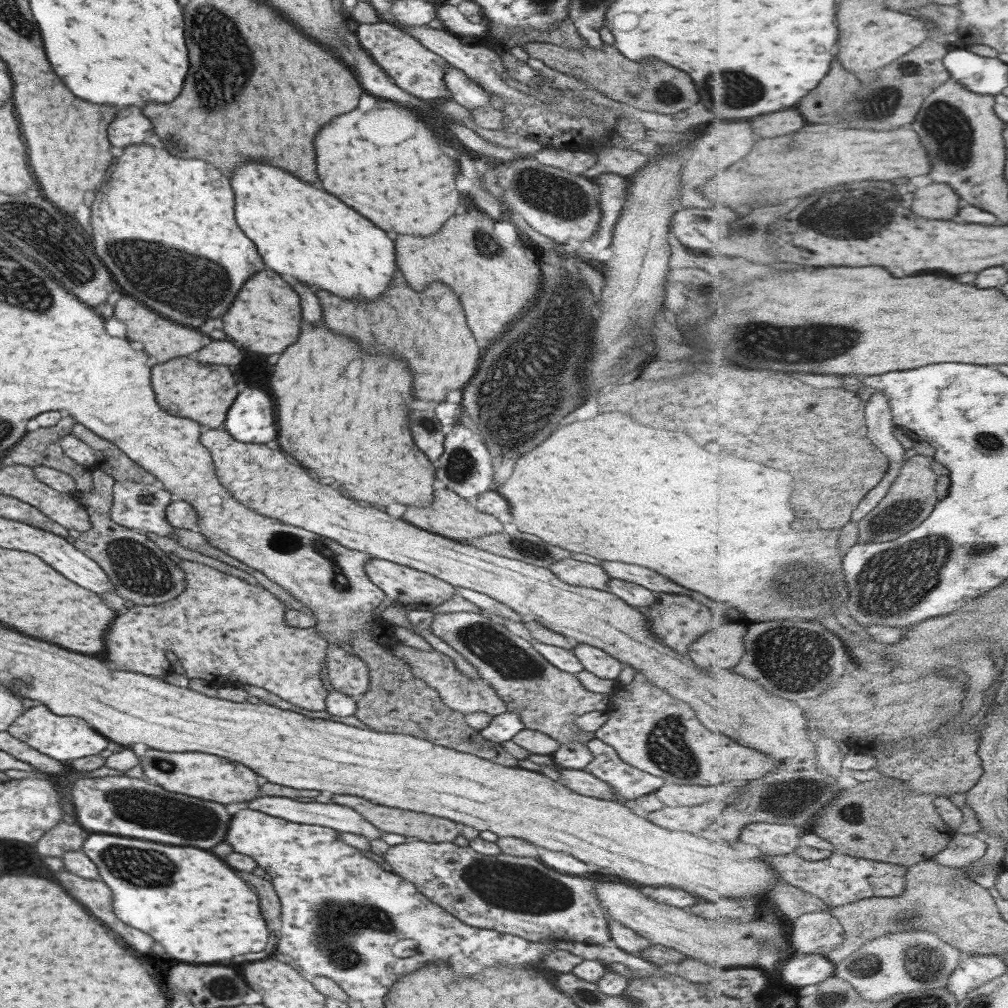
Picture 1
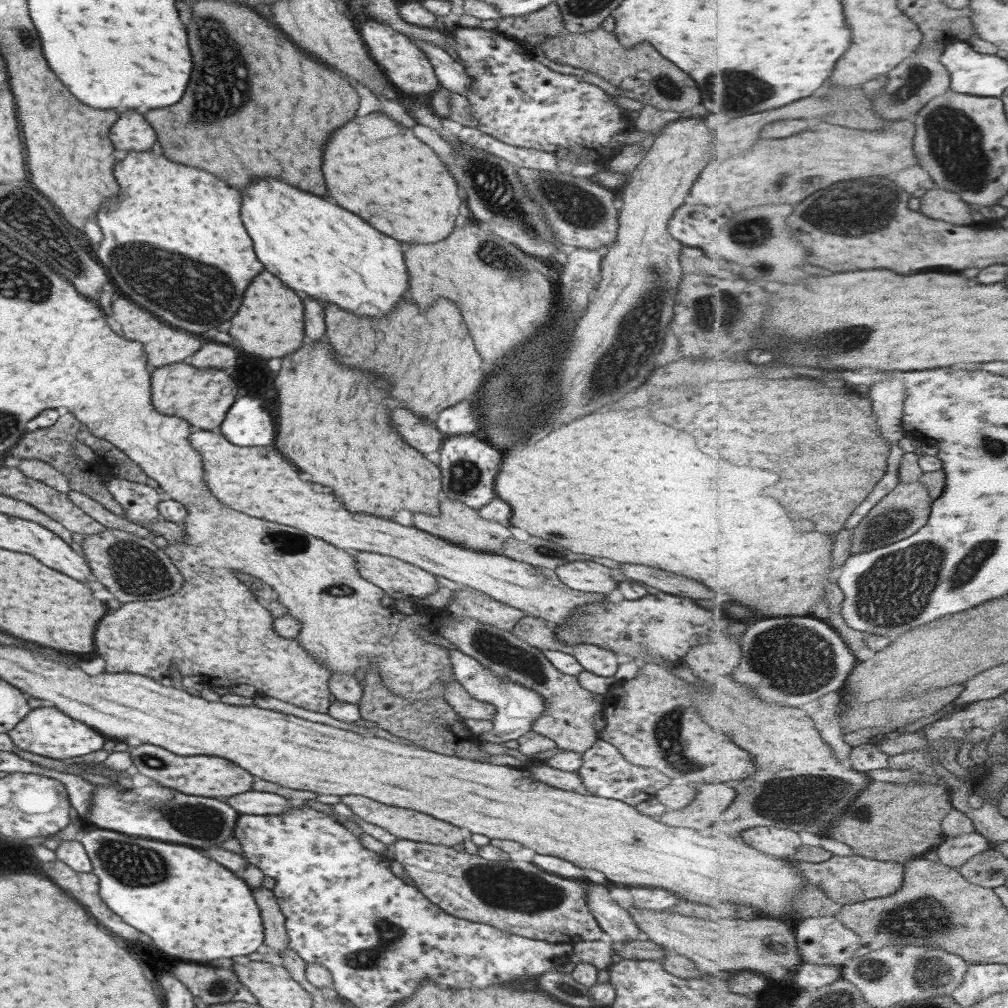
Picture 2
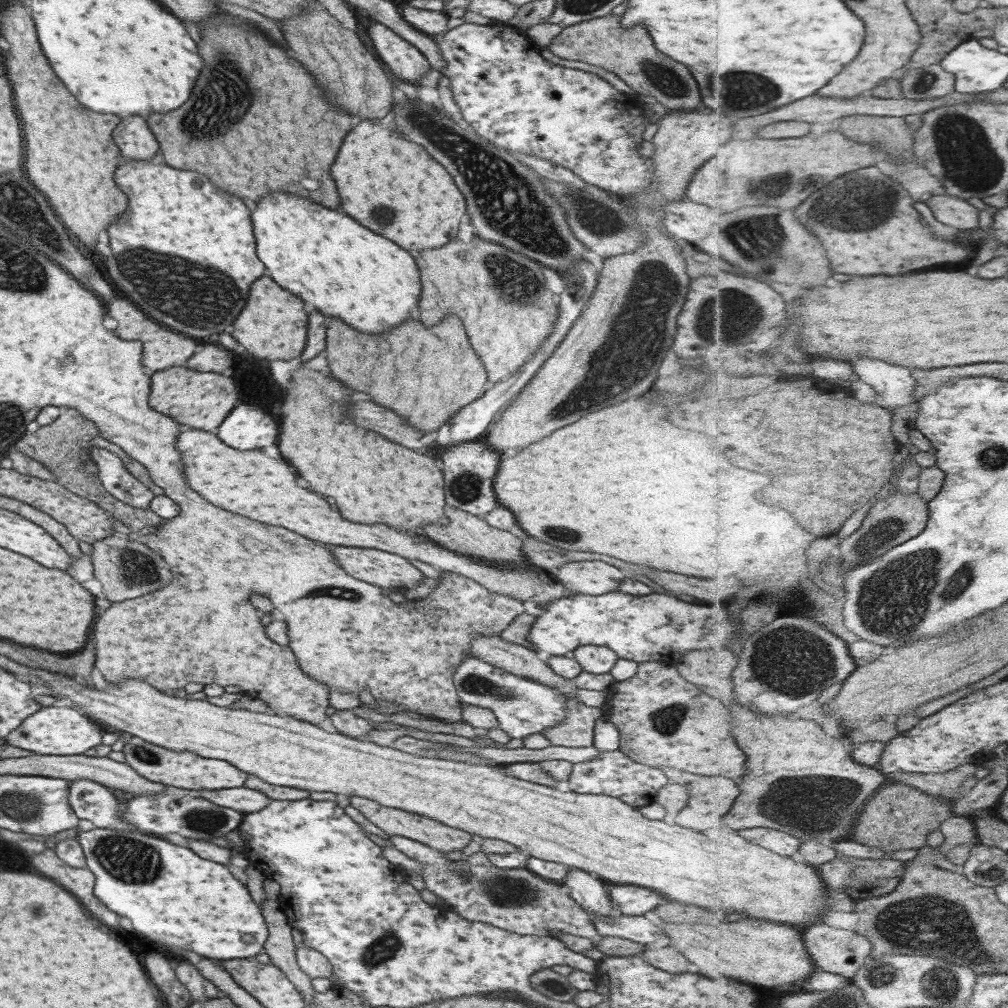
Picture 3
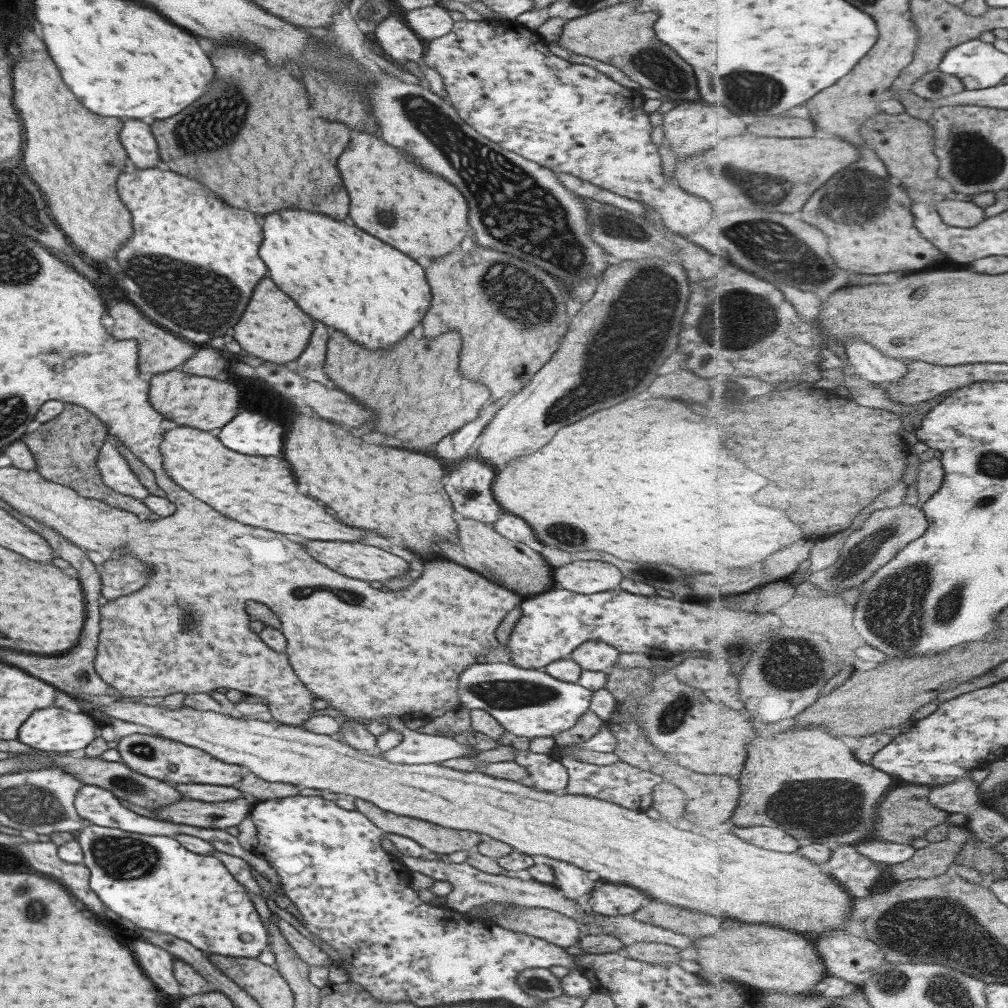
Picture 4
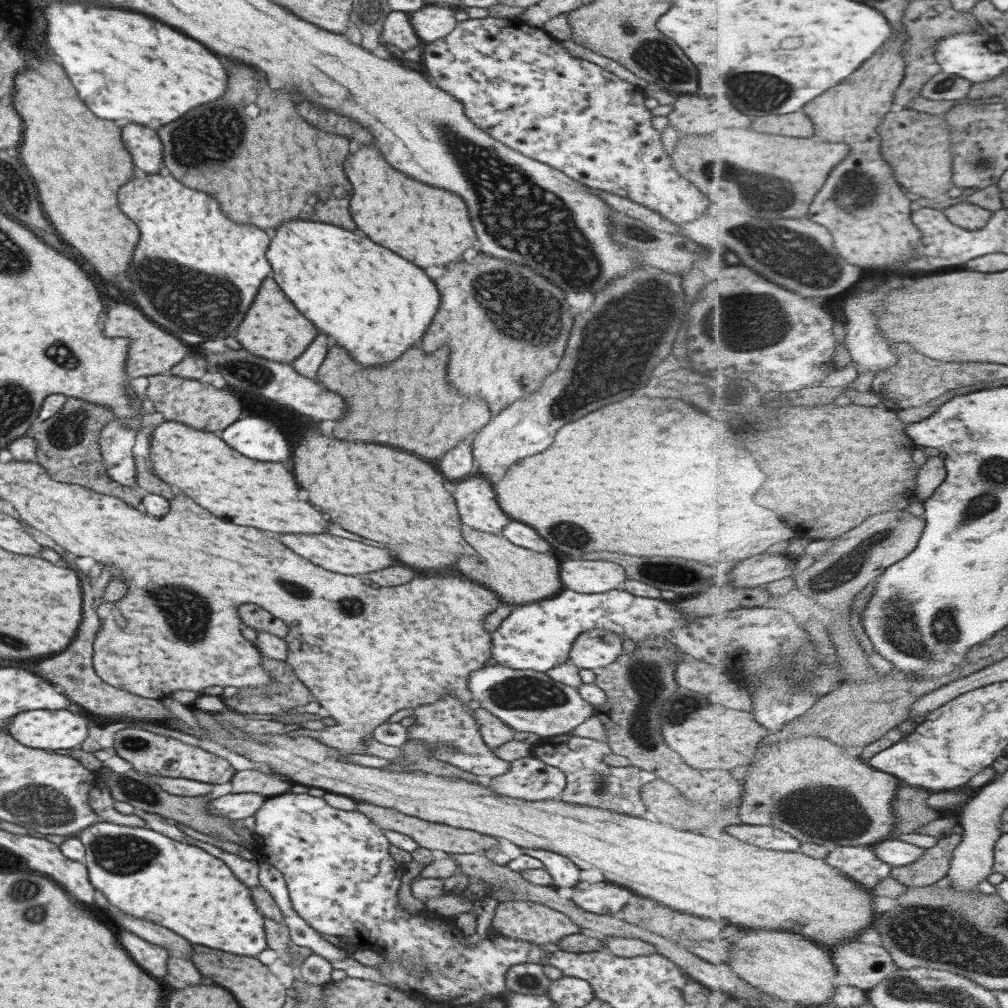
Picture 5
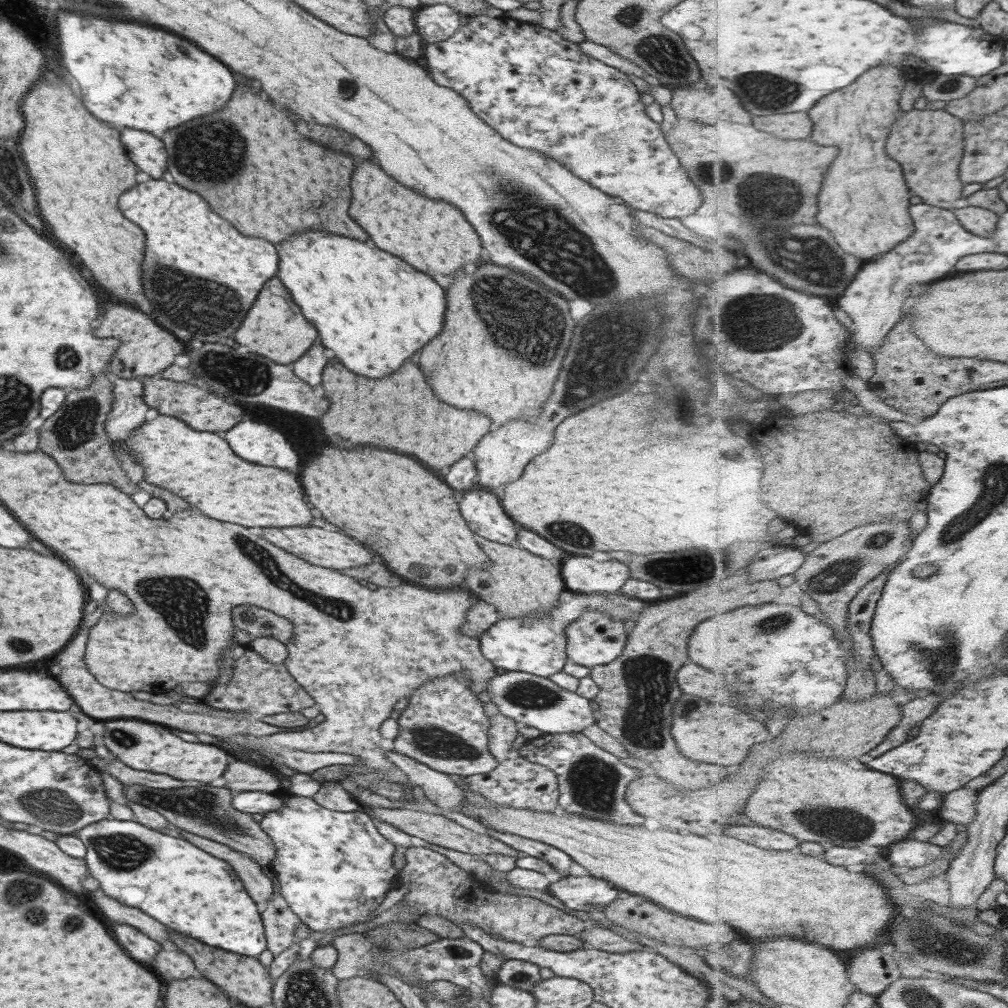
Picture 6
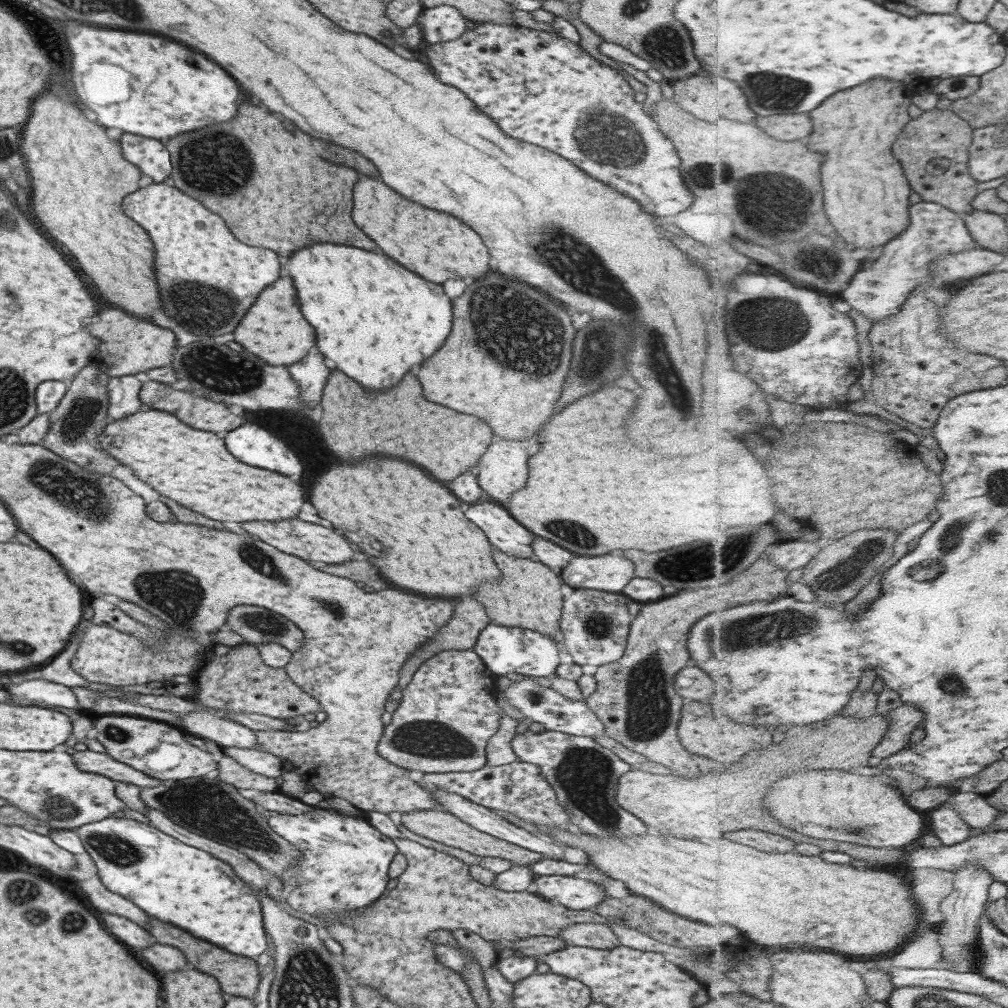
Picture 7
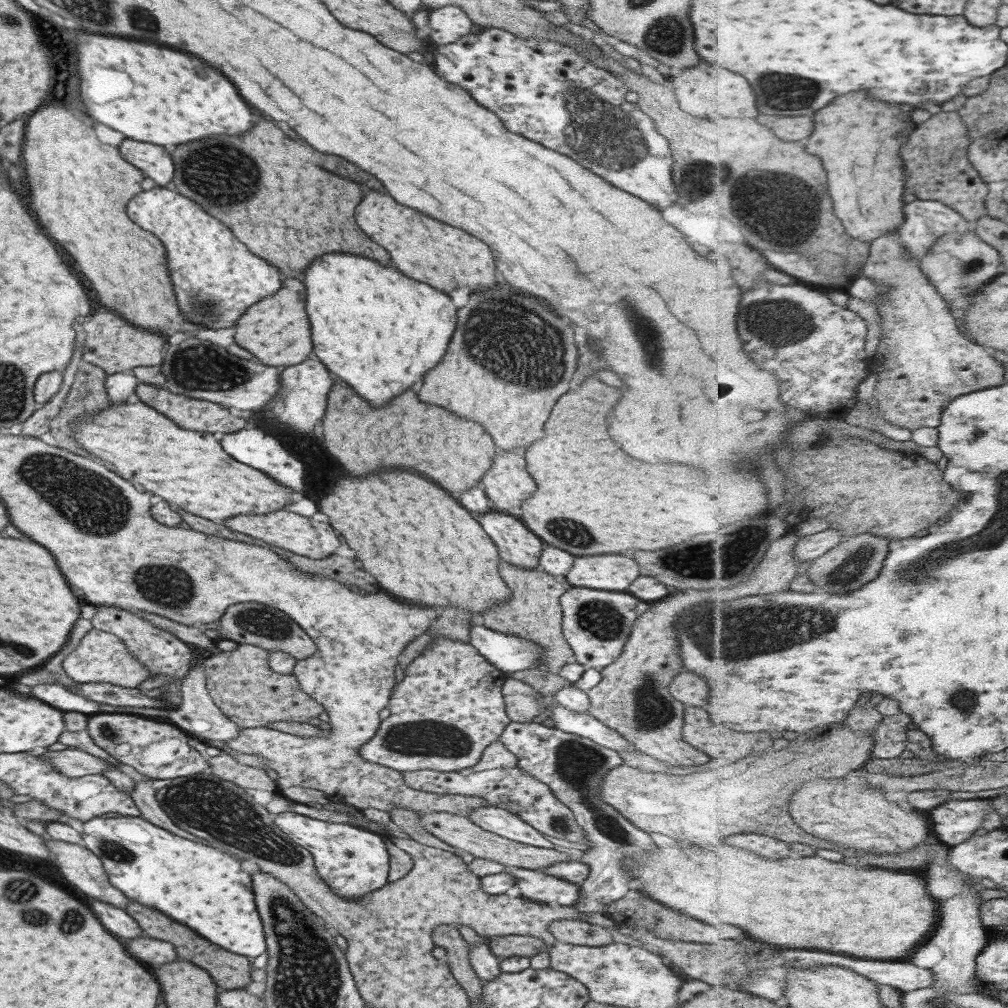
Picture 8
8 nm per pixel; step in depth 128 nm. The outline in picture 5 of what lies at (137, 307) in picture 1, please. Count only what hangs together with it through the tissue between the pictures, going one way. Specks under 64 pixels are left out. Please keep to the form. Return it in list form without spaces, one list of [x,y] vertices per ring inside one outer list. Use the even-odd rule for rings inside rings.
[[[119,304],[105,314],[103,332],[105,332],[105,336],[125,336],[131,340],[129,358],[127,358],[127,366],[125,366],[125,375],[129,379],[137,378],[137,376],[148,377],[163,374],[177,362],[181,362],[189,352],[189,348],[183,342],[179,342],[175,336],[159,330],[157,326],[153,326],[139,310],[127,306],[127,304]]]

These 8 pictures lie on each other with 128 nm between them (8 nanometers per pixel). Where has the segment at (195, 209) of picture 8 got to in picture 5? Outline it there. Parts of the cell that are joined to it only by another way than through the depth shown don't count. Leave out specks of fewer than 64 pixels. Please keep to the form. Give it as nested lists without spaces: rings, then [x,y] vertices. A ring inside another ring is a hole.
[[[158,172],[145,173],[143,178],[127,180],[119,188],[117,200],[121,212],[139,228],[139,242],[131,254],[127,278],[133,284],[133,300],[141,312],[191,346],[229,336],[241,322],[261,280],[269,274],[269,264],[265,258],[269,238],[265,232],[255,226],[231,222],[223,216],[211,196],[199,190],[191,190],[171,175],[162,176]]]

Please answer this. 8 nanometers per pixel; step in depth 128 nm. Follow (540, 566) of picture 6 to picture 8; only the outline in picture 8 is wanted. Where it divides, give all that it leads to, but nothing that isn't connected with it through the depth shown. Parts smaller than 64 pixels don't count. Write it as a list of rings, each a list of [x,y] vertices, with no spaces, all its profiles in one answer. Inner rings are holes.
[[[499,560],[498,570],[499,576],[510,590],[510,595],[505,601],[499,601],[497,605],[491,605],[483,611],[483,626],[537,643],[541,647],[541,661],[537,668],[556,673],[559,667],[567,664],[568,658],[572,657],[561,628],[562,610],[559,598],[565,588],[553,575],[537,568],[527,569]]]

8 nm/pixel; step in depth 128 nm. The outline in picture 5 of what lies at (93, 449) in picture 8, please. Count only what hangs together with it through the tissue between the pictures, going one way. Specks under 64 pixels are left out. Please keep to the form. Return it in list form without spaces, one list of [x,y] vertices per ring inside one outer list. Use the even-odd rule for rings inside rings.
[[[163,422],[153,430],[153,440],[149,442],[151,471],[171,486],[177,486],[201,508],[209,510],[213,516],[229,518],[237,526],[253,526],[259,530],[279,532],[279,534],[326,534],[325,520],[311,506],[297,498],[297,486],[293,474],[283,468],[281,462],[255,462],[239,452],[227,448],[215,434],[199,432],[185,424]]]

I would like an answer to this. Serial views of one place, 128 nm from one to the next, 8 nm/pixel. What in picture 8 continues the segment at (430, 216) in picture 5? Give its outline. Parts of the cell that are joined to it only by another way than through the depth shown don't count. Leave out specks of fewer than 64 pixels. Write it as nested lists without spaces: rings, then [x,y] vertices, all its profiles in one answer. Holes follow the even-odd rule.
[[[361,188],[361,202],[355,208],[355,222],[365,236],[389,250],[389,254],[393,254],[389,256],[391,262],[413,280],[421,280],[425,284],[431,282],[431,286],[441,292],[449,292],[455,286],[467,286],[475,292],[493,284],[495,266],[489,248],[481,244],[481,240],[413,208],[405,208],[385,194],[371,192],[371,188]]]

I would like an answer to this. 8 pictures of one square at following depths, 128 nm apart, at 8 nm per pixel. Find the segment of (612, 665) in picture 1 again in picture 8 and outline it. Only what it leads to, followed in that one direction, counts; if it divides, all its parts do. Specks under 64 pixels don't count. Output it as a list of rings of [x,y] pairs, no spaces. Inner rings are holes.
[[[570,588],[559,598],[562,610],[562,635],[572,652],[574,662],[585,669],[598,669],[611,664],[623,650],[623,645],[635,621],[634,608],[640,600],[629,593],[595,591],[591,588]]]

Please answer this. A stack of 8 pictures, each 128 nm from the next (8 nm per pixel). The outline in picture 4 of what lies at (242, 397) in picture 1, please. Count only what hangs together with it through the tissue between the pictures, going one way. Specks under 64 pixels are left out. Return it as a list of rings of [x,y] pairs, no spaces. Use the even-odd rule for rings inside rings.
[[[239,412],[217,434],[225,448],[249,456],[277,456],[281,436],[283,428],[279,424],[253,412]]]

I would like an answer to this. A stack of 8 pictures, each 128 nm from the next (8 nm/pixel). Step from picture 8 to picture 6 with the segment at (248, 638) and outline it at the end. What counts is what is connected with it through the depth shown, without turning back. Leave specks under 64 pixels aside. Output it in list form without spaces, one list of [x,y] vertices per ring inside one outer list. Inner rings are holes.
[[[247,604],[235,606],[231,610],[231,616],[233,616],[233,624],[239,630],[247,632],[253,639],[266,636],[285,645],[293,635],[291,634],[293,628],[285,618],[279,618],[273,612],[265,612],[255,606],[247,606]]]

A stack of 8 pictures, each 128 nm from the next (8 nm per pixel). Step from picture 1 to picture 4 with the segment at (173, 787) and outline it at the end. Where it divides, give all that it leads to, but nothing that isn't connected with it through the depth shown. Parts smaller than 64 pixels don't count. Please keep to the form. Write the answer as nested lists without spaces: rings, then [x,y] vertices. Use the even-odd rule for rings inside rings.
[[[131,734],[119,740],[117,744],[120,762],[137,774],[167,783],[191,784],[191,782],[207,782],[213,786],[233,786],[239,782],[247,772],[235,764],[223,764],[213,760],[205,752],[197,748],[189,748],[185,744],[173,744],[171,740],[161,740],[145,734]]]

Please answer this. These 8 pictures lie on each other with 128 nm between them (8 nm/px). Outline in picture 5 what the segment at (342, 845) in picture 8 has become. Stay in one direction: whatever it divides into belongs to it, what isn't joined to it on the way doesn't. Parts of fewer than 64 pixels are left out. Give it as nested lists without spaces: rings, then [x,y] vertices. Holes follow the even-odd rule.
[[[281,794],[281,796],[275,796],[275,798],[269,798],[261,804],[261,808],[257,809],[257,812],[253,814],[255,818],[255,825],[251,830],[251,836],[253,837],[253,843],[256,847],[253,849],[252,858],[256,861],[269,862],[273,868],[277,868],[281,874],[283,874],[283,880],[288,892],[288,899],[291,903],[291,908],[311,927],[313,930],[321,934],[327,934],[327,936],[339,936],[339,938],[345,938],[349,947],[355,948],[368,948],[373,952],[375,957],[374,970],[377,970],[385,980],[389,987],[397,986],[399,991],[402,991],[408,996],[413,998],[419,998],[423,1002],[430,999],[437,1002],[449,1002],[449,1004],[467,1004],[480,1002],[486,996],[492,996],[502,998],[503,996],[509,996],[512,992],[505,987],[505,972],[511,967],[515,967],[519,964],[535,964],[546,965],[547,953],[545,950],[539,948],[538,944],[530,943],[526,940],[515,939],[513,937],[507,937],[501,935],[499,932],[493,930],[488,931],[488,934],[483,940],[477,941],[477,943],[469,943],[467,941],[467,935],[463,934],[460,929],[455,927],[451,917],[444,917],[436,913],[427,914],[426,910],[416,912],[415,914],[405,914],[405,910],[401,910],[399,906],[399,898],[397,898],[397,890],[399,890],[399,876],[401,872],[404,872],[405,868],[401,868],[398,862],[395,862],[389,854],[389,842],[381,828],[361,816],[361,812],[355,810],[349,812],[346,810],[339,810],[337,808],[331,808],[329,804],[325,804],[321,798],[315,798],[310,794]],[[413,963],[413,974],[423,971],[423,976],[419,979],[410,977],[411,971],[407,973],[405,969],[406,965]]]

